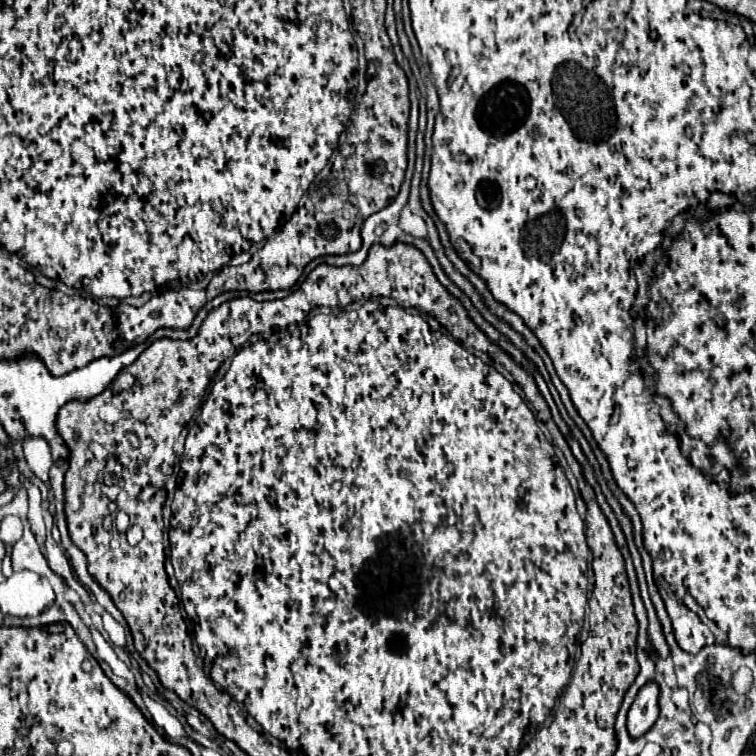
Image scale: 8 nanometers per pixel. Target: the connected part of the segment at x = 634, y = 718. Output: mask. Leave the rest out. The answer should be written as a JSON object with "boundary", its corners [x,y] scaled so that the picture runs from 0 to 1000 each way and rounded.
{"boundary":[[[866,902],[851,907],[832,939],[829,947],[829,968],[835,976],[851,974],[872,950],[872,934],[869,934],[872,907]]]}

